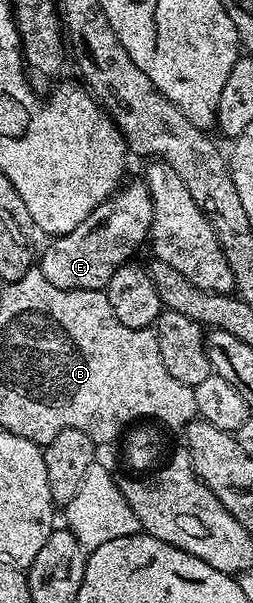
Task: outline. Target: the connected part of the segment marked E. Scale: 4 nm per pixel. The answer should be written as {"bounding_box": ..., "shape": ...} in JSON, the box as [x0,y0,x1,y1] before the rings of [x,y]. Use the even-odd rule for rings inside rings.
{"bounding_box":[37,179,153,290],"shape":[[[142,179],[124,183],[105,202],[98,204],[73,231],[64,236],[54,237],[47,249],[42,249],[37,260],[37,270],[53,282],[61,290],[103,290],[113,276],[114,272],[132,259],[134,252],[139,247],[148,243],[151,234],[151,223],[153,222],[153,202],[147,192],[147,185]]]}

